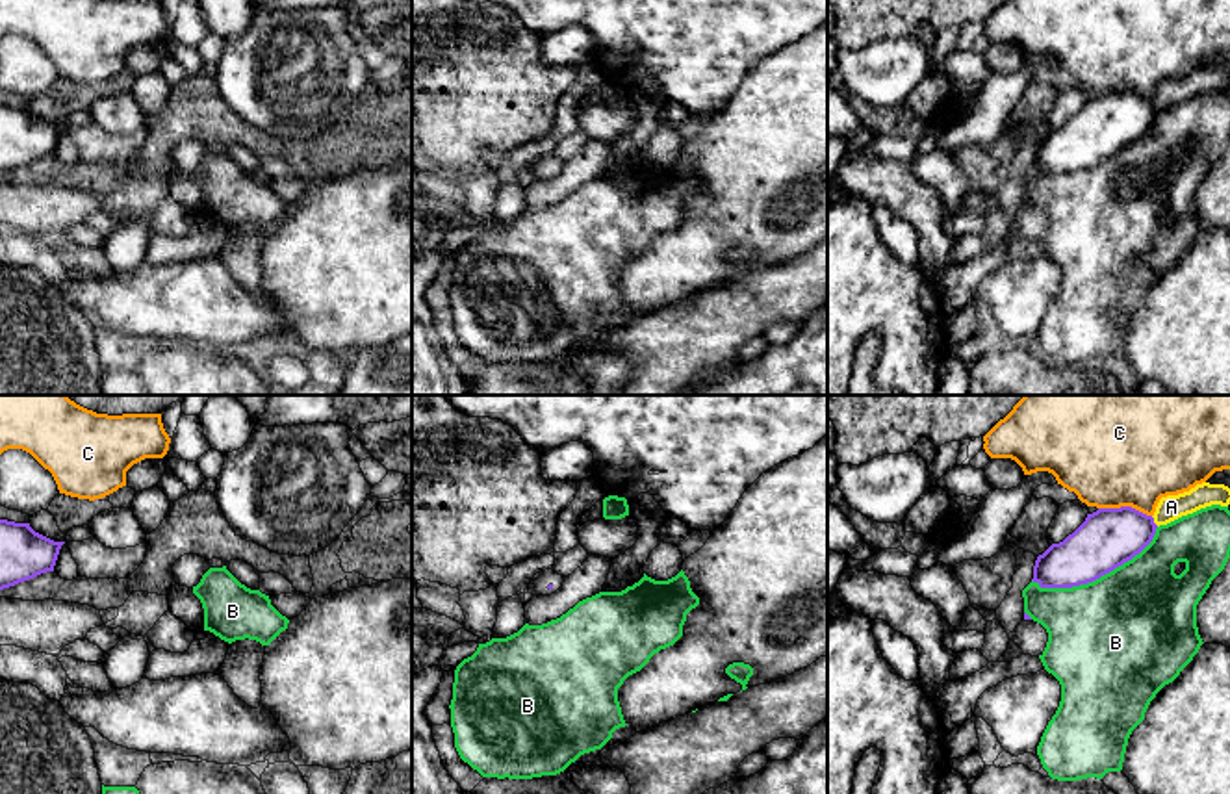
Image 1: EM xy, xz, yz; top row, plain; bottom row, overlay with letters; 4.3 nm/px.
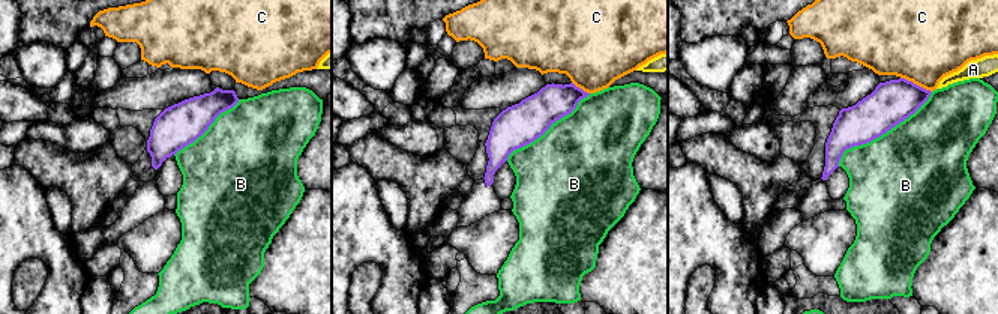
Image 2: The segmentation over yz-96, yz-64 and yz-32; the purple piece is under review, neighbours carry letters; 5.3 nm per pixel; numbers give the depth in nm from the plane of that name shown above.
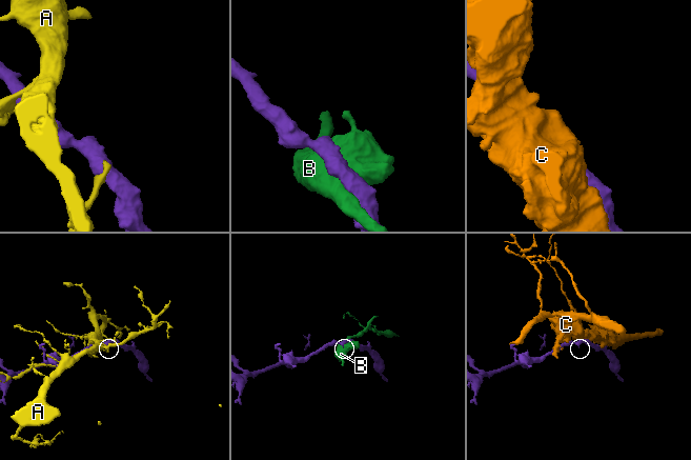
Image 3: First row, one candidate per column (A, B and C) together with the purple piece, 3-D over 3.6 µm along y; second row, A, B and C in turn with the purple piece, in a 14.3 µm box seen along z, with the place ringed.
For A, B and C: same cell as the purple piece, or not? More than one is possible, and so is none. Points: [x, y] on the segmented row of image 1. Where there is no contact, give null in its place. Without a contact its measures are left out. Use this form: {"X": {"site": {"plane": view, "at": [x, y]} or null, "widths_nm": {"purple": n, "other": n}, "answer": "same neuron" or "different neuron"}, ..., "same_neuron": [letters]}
{"A": {"site": {"plane": "yz", "at": [1153, 522]}, "widths_nm": {"purple": 260, "other": 110}, "answer": "different neuron"}, "B": {"site": {"plane": "yz", "at": [1097, 577]}, "widths_nm": {"purple": 260, "other": 480}, "answer": "different neuron"}, "C": {"site": {"plane": "yz", "at": [1125, 507]}, "widths_nm": {"purple": 260, "other": 500}, "answer": "different neuron"}, "same_neuron": []}

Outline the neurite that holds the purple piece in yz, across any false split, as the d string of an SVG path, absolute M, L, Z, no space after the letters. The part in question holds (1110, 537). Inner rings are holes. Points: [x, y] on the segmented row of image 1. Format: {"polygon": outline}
{"polygon": "M1132 506L1098 508L1063 542L1037 557L1033 583L1072 588L1093 583L1139 555L1158 525Z"}

